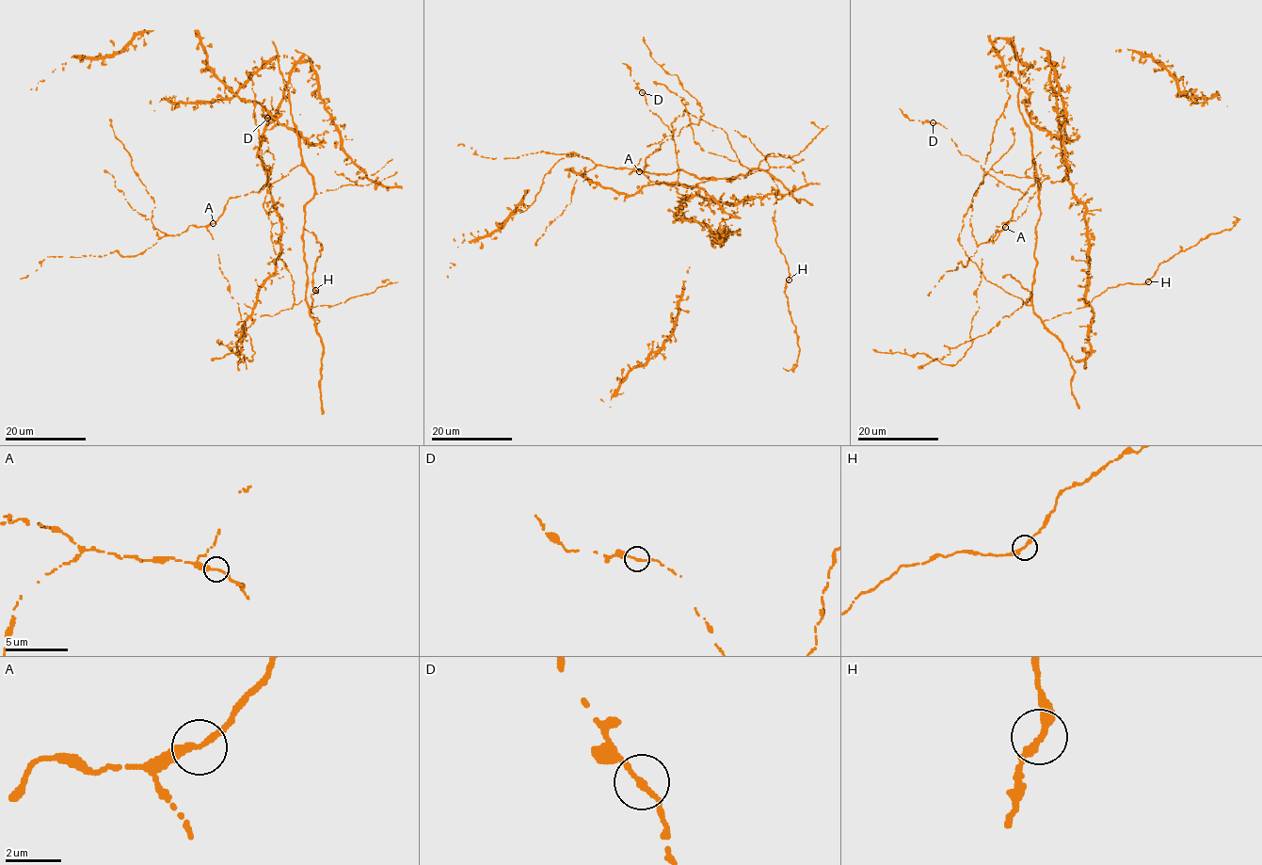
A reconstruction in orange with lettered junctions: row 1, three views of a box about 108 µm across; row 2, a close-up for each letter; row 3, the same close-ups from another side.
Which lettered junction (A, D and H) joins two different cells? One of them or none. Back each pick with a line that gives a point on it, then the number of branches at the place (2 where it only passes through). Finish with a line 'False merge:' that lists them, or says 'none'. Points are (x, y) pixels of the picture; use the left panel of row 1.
False merge: none

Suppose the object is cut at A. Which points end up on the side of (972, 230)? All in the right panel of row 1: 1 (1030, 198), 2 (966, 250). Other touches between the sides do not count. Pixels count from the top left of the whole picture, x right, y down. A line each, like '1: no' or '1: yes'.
1: yes
2: no

